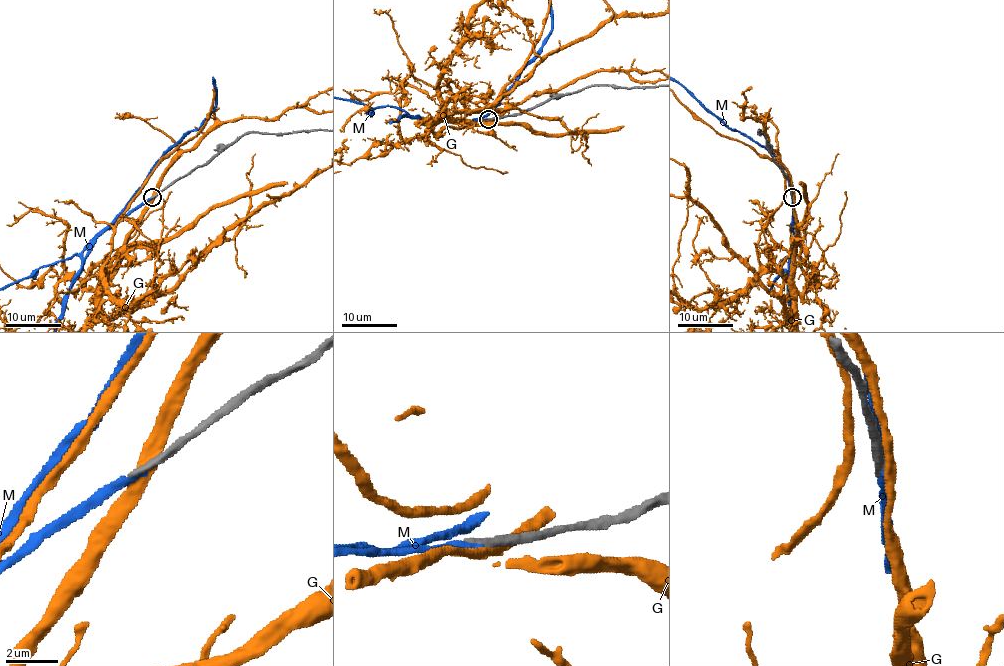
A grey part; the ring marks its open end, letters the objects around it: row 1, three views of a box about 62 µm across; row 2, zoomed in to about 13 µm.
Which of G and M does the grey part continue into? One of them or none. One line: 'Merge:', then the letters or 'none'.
Merge: M

